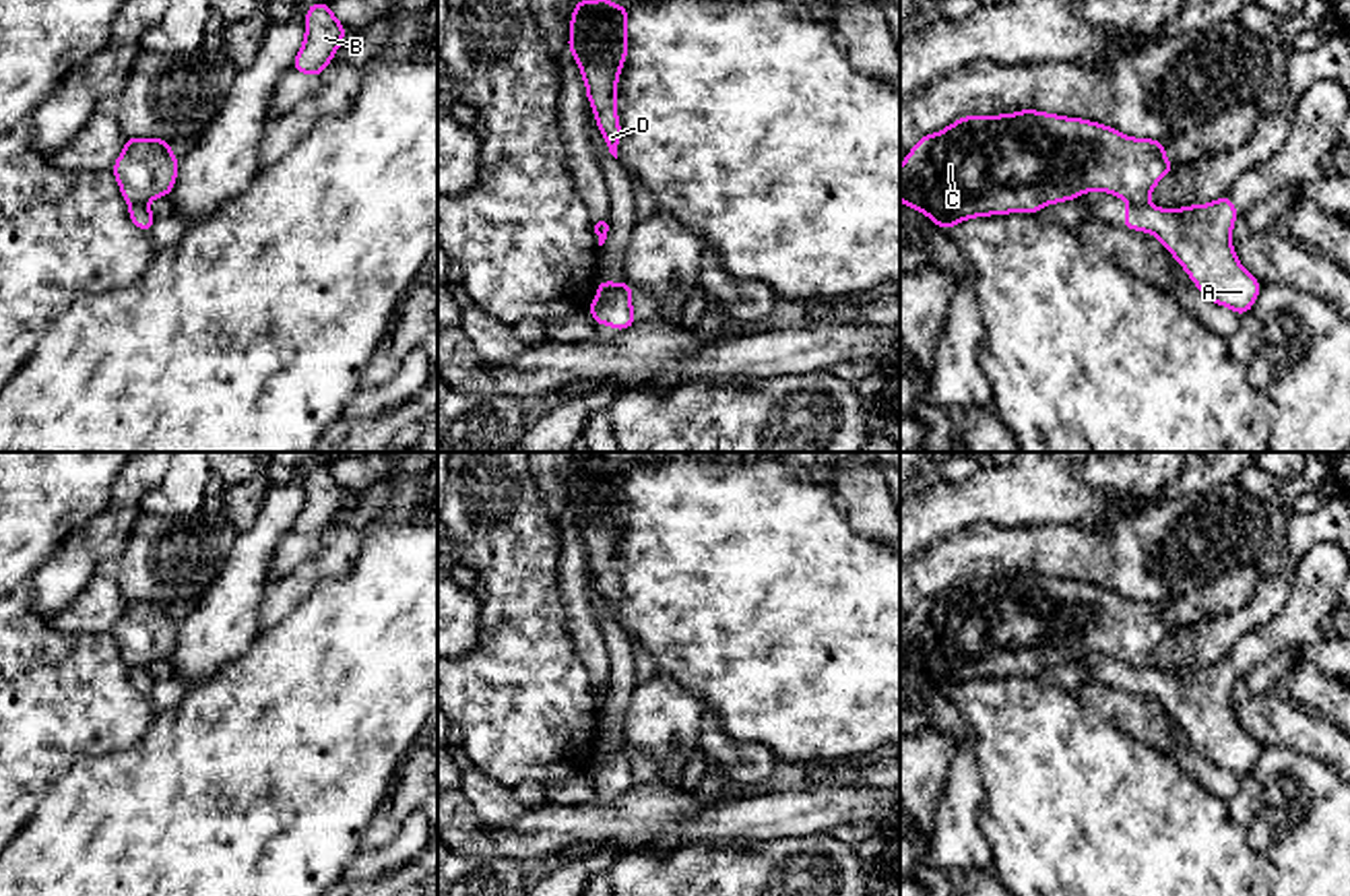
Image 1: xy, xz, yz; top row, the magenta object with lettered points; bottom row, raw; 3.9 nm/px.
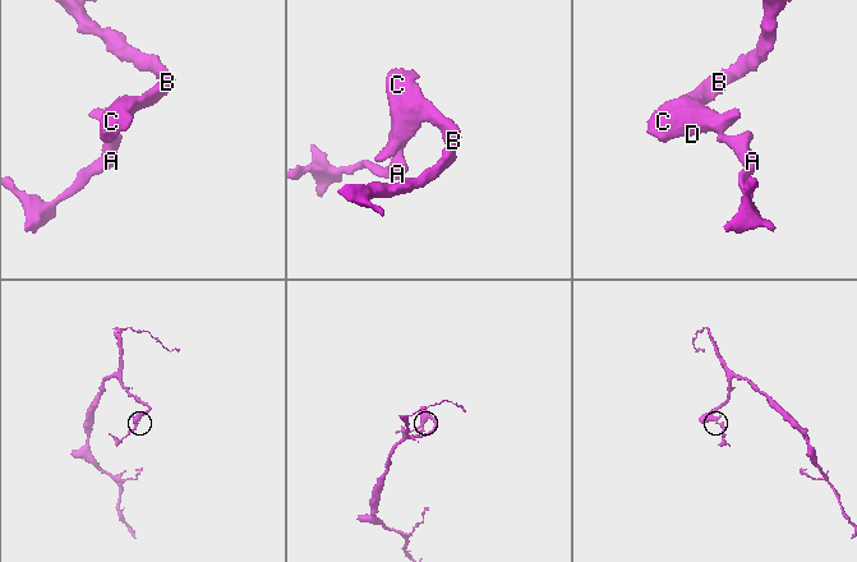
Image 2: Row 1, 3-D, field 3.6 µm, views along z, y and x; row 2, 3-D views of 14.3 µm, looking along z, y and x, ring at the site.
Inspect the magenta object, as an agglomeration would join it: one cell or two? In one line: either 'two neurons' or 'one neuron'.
two neurons

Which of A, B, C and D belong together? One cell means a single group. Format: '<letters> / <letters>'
A / B C D

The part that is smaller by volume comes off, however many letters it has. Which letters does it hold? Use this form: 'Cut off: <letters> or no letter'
Cut off: A

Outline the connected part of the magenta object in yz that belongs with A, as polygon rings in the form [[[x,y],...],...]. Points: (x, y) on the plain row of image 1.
[[[1228,659],[1183,671],[1146,665],[1127,669],[1123,690],[1156,698],[1208,762],[1245,778],[1261,745],[1241,729],[1232,710],[1236,677]]]

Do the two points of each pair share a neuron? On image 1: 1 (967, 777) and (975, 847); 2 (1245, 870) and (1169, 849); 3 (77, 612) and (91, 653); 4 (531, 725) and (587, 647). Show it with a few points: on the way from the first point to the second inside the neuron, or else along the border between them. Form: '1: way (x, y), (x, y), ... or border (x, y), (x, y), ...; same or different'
1: way (967, 793), (967, 830); same
2: way (1227, 870), (1187, 868); same
3: border (46, 620), (62, 630), (110, 632); different
4: border (564, 610), (568, 632), (591, 686); different

